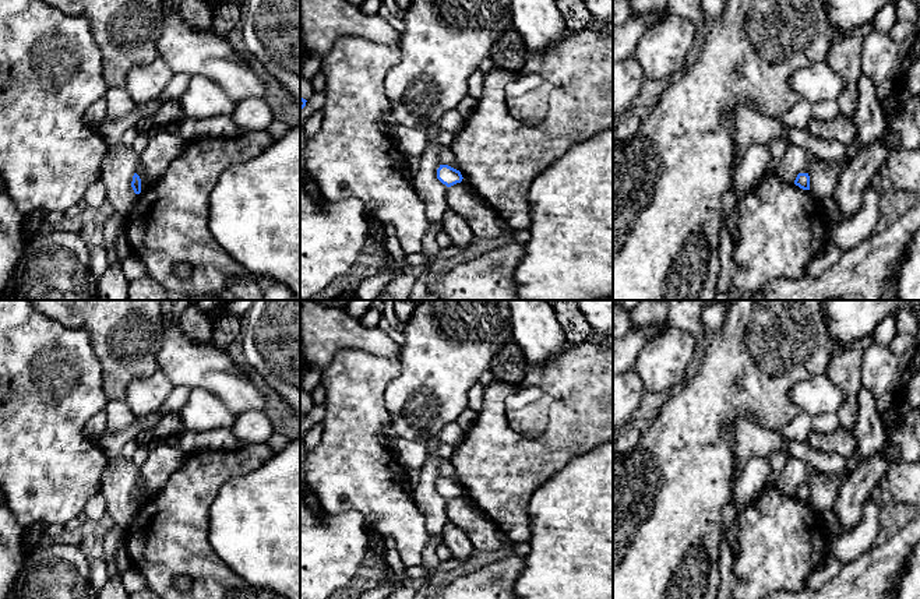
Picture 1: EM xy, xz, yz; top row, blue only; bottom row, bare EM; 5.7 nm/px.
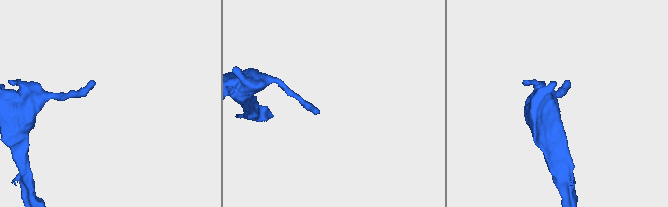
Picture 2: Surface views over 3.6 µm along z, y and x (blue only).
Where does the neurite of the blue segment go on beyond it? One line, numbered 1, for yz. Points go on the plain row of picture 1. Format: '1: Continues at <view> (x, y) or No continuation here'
1: No continuation here

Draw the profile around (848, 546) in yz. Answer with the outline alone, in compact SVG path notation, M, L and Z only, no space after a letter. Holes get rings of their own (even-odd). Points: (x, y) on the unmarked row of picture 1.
M868 497L863 505L863 514L857 525L850 532L835 538L829 554L846 565L874 546L877 532L878 505Z

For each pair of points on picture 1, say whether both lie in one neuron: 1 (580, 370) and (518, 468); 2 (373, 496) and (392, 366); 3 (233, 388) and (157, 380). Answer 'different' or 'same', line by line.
1: same
2: same
3: different

